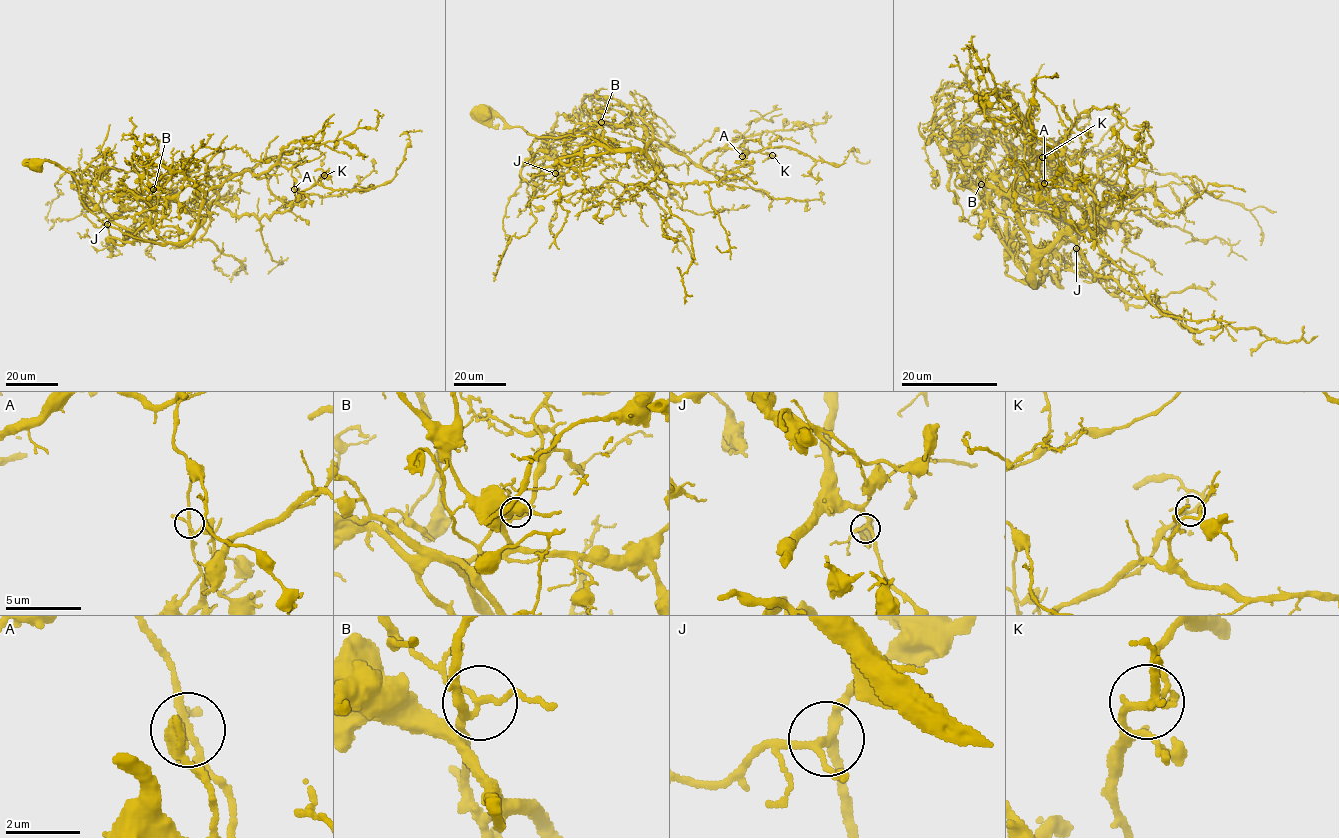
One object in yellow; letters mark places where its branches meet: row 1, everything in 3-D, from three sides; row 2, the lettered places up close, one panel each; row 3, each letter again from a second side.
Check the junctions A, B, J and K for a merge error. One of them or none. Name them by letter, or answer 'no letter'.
A

